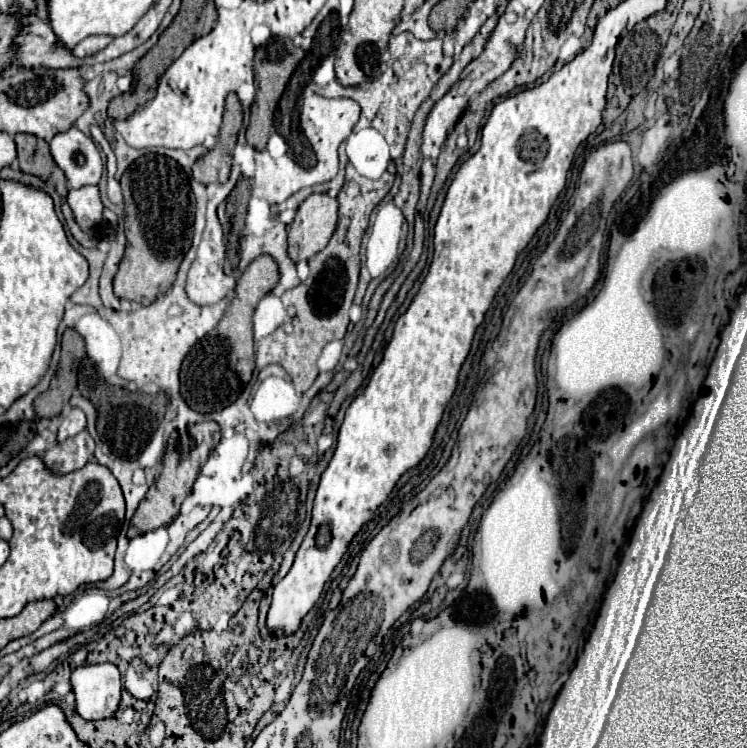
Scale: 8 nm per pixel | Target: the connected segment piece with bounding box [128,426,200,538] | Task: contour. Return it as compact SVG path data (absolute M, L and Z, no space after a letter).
M186 426L178 428L168 438L162 474L150 486L150 490L146 492L142 504L136 508L136 512L132 516L132 522L130 522L130 528L128 528L128 538L134 538L134 536L140 536L144 532L166 526L180 512L180 504L184 502L186 494L192 490L192 484L194 484L198 472L200 472L200 460L198 460L198 452L196 452L196 448L192 444L192 436L188 434Z

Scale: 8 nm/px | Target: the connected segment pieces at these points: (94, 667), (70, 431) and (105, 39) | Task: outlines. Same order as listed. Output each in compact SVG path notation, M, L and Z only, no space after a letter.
M90 664L72 670L76 712L84 720L102 720L120 704L120 672L114 664Z
M70 408L58 428L58 442L64 442L66 438L82 432L86 428L86 416L78 408Z
M88 36L88 38L84 38L84 40L72 50L72 56L74 56L74 58L94 56L96 52L104 50L110 42L112 42L110 36Z

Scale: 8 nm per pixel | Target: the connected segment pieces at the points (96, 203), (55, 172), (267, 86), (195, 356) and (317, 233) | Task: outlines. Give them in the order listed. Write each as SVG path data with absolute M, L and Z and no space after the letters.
M82 186L76 190L68 192L68 204L76 216L78 226L84 232L92 232L96 224L102 222L102 200L100 200L100 192L98 186Z
M16 134L14 136L18 146L18 164L24 174L32 174L42 178L44 182L54 182L58 194L66 194L66 176L56 166L56 162L50 156L48 142L32 136L32 134Z
M270 38L264 46L260 46L256 50L256 58L254 58L254 80L256 80L256 100L252 104L252 112L250 112L250 126L246 130L246 140L250 146L254 146L256 150L264 150L268 136L270 136L270 128L272 128L272 118L274 118L274 108L286 88L288 78L292 76L294 68L298 66L298 62L304 58L304 50L294 46L292 40L288 38Z
M258 256L248 264L242 276L236 282L236 296L228 304L218 326L206 334L202 340L194 344L194 348L186 354L180 370L180 394L184 402L202 412L222 410L230 406L242 388L248 384L254 370L254 350L252 350L252 314L262 296L266 296L278 282L278 266L270 256Z
M326 194L308 196L288 226L288 256L294 264L310 260L330 240L338 218L338 202Z

